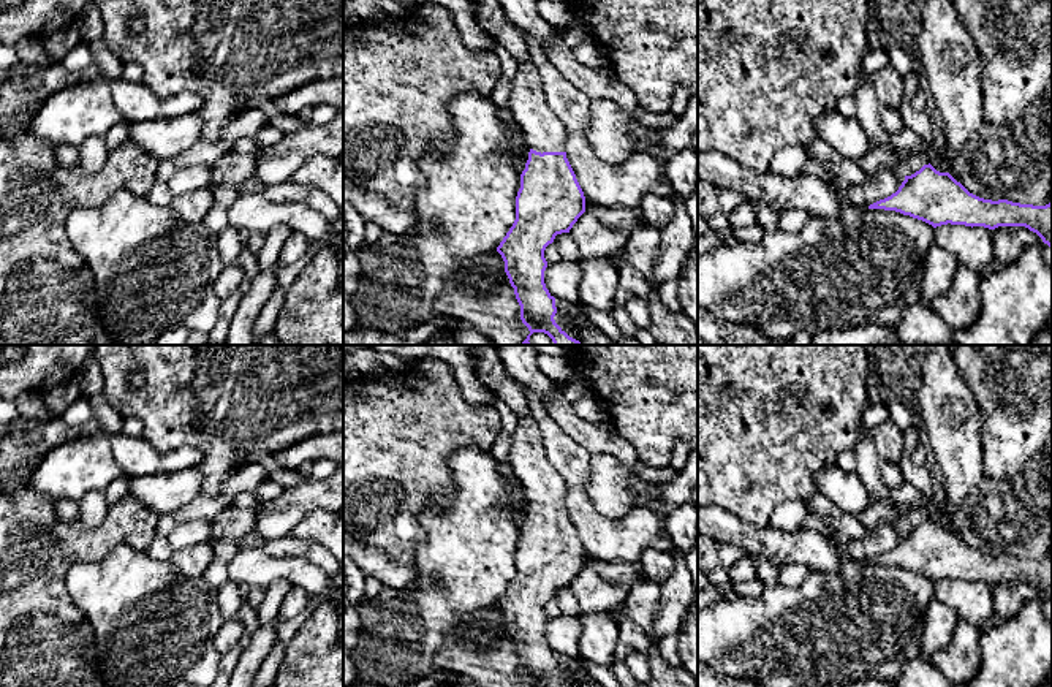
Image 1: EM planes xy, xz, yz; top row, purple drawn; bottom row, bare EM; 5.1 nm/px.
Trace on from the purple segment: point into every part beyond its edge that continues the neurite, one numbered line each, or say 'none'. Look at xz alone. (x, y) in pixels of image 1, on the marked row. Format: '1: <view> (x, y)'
1: xz (543, 132)

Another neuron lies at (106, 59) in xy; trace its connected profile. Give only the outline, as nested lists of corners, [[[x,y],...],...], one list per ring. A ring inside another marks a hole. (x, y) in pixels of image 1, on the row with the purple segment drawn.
[[[101,49],[93,54],[93,62],[101,68],[101,71],[112,79],[122,79],[123,63],[115,55],[112,49]]]

